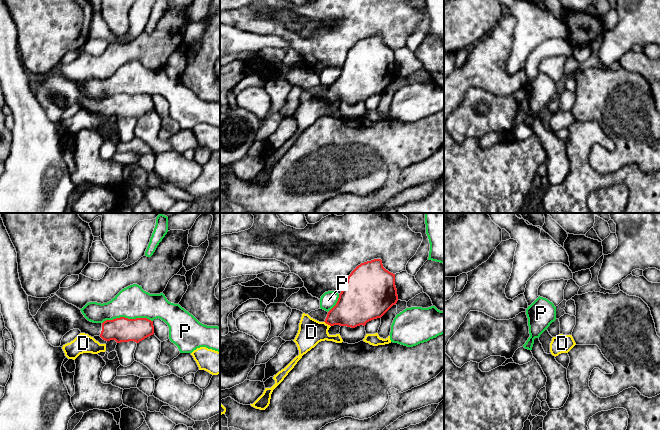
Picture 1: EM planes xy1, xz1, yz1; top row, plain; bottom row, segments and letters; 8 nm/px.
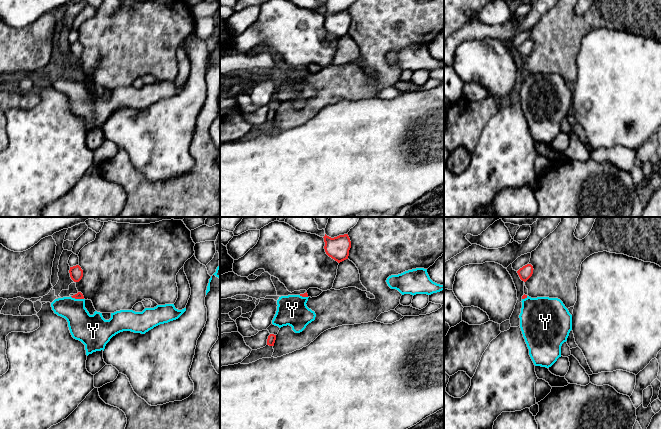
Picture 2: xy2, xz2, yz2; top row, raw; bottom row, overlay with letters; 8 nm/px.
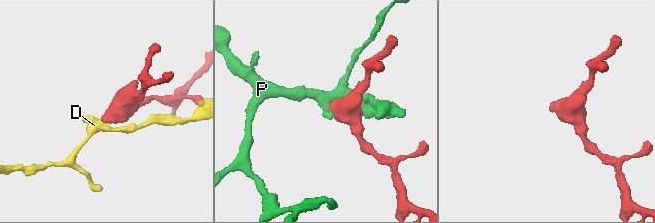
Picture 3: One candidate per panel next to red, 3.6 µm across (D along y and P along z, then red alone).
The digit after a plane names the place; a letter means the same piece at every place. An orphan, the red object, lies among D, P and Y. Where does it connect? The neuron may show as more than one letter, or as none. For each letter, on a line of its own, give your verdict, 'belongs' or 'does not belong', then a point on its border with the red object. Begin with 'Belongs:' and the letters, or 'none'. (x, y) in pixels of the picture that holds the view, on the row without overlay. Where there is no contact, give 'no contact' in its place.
Belongs: none
D: does not belong; contact xz1 (327, 99)
P: does not belong; contact xy1 (127, 94)
Y: does not belong; contact xy2 (77, 74)

